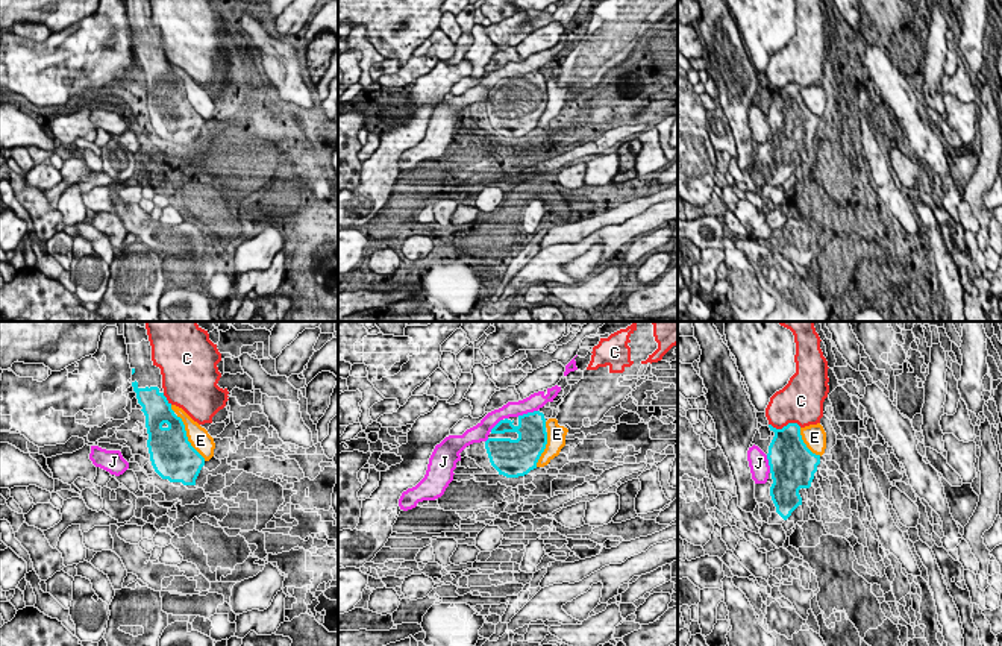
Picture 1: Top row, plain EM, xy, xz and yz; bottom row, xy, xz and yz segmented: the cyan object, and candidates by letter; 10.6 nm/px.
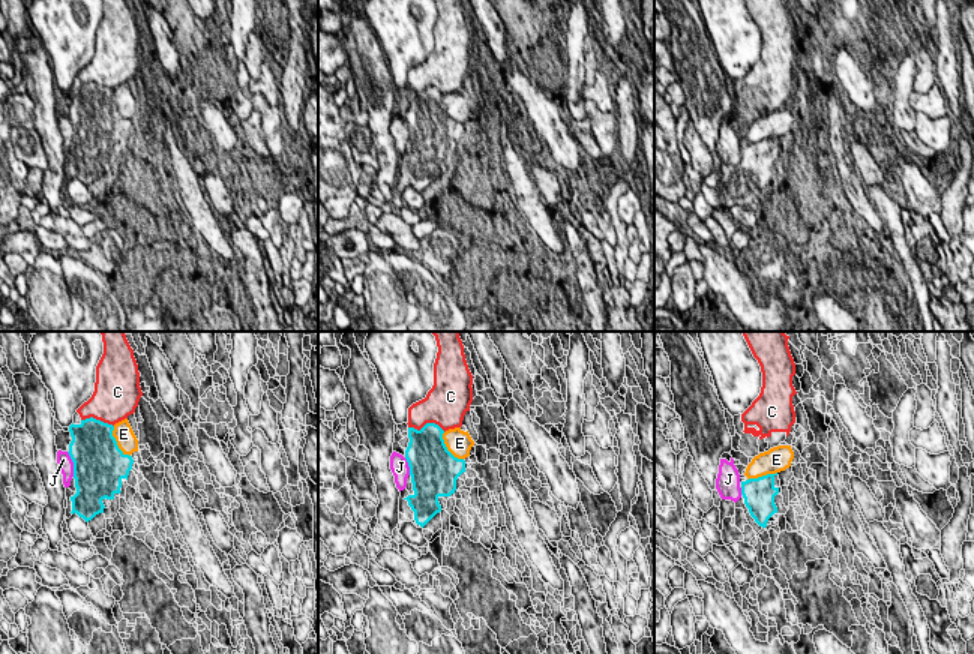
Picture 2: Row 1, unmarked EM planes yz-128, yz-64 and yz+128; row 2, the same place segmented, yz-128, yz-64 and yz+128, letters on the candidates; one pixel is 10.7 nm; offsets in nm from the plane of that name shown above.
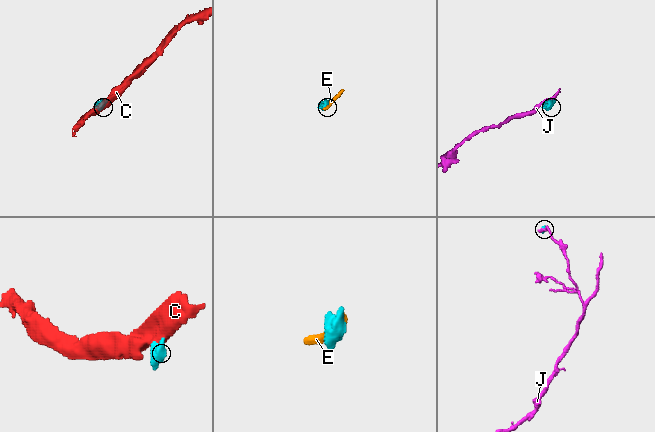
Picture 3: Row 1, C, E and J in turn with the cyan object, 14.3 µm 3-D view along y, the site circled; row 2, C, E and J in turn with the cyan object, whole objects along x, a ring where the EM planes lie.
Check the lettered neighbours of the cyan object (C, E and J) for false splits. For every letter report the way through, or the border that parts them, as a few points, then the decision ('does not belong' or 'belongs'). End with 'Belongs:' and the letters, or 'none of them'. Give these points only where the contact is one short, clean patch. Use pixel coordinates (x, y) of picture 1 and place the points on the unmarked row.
C: does not belong
E: does not belong
J: does not belong
Belongs: none of them

